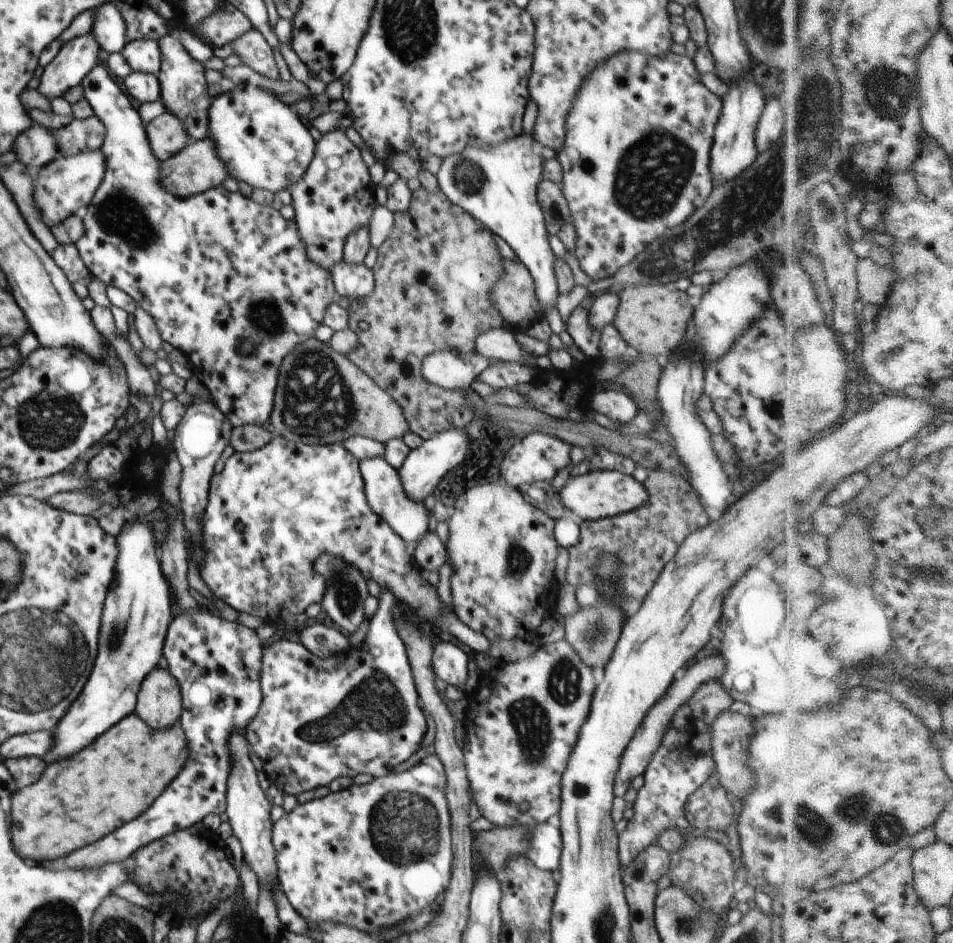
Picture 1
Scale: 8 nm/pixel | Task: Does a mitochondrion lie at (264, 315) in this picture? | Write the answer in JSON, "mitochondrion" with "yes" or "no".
{"mitochondrion":"yes"}

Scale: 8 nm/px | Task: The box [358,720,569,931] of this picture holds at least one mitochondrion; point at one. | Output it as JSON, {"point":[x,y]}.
{"point":[405,828]}

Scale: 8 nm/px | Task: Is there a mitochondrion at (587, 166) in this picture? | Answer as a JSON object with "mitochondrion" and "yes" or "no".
{"mitochondrion":"no"}

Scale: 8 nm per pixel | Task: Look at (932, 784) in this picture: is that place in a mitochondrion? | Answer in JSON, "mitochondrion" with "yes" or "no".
{"mitochondrion":"no"}

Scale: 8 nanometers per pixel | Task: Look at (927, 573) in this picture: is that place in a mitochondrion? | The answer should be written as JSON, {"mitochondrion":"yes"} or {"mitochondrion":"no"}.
{"mitochondrion":"yes"}

